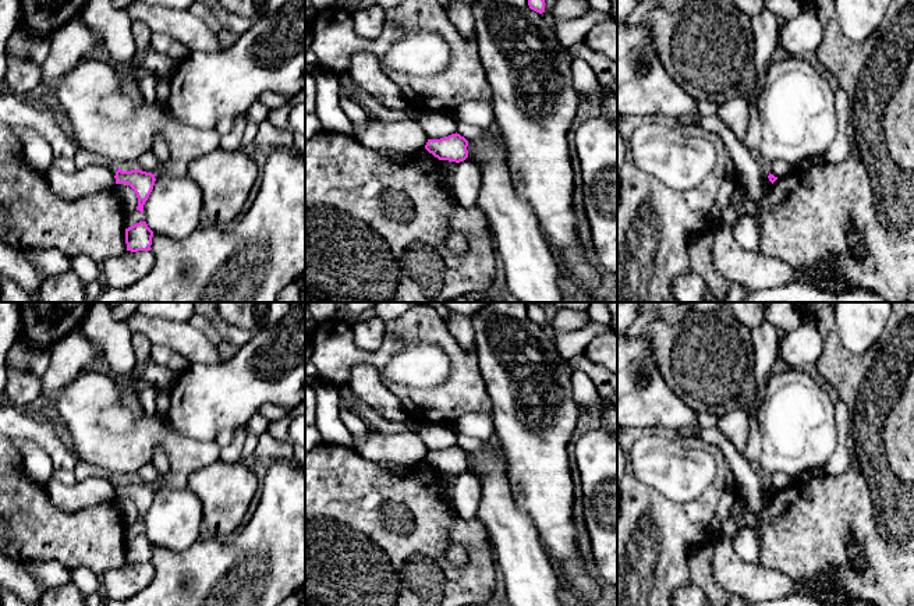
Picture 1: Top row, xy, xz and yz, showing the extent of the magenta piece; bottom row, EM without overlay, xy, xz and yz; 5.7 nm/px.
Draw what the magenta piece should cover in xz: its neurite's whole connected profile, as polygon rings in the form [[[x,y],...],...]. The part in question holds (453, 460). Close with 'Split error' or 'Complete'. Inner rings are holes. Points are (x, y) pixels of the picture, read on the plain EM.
[[[451,446],[440,451],[428,451],[425,461],[439,472],[460,475],[468,469],[468,453],[460,446]]]. Complete

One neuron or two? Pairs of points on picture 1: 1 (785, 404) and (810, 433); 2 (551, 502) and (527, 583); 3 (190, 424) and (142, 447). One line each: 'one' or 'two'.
1: one
2: two
3: two

